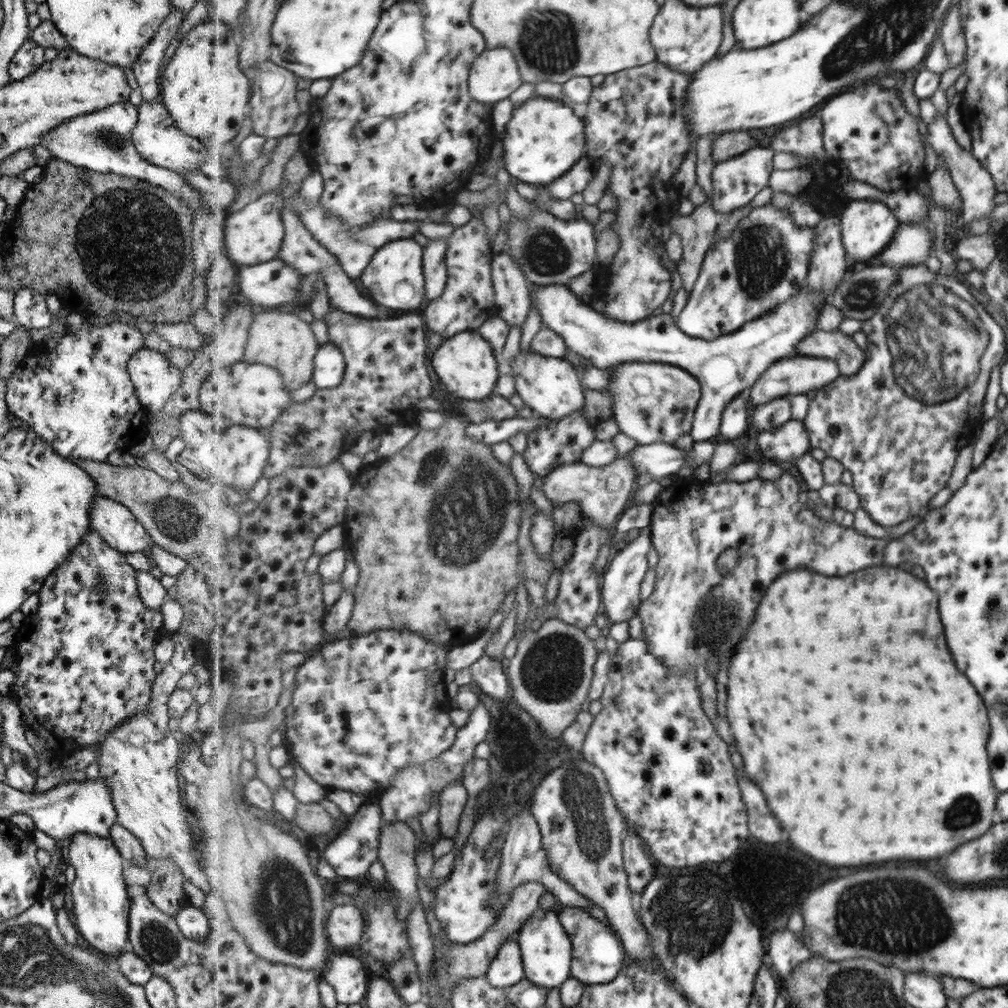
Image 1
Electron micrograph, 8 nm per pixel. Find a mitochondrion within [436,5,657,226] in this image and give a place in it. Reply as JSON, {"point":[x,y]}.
{"point":[549,47]}

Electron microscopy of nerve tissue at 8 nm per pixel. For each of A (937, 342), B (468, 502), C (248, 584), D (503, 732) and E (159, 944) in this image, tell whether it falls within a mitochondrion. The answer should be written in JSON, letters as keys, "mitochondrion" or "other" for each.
{"A":"mitochondrion","B":"mitochondrion","C":"other","D":"other","E":"mitochondrion"}

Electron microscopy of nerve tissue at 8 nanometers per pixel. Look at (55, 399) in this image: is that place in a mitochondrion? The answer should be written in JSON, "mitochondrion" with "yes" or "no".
{"mitochondrion":"yes"}

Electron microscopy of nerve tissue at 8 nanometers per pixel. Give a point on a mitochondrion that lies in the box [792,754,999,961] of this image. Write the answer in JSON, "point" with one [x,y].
{"point":[964,812]}

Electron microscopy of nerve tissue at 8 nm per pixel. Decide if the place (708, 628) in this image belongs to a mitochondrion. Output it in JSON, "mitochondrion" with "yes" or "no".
{"mitochondrion":"yes"}

